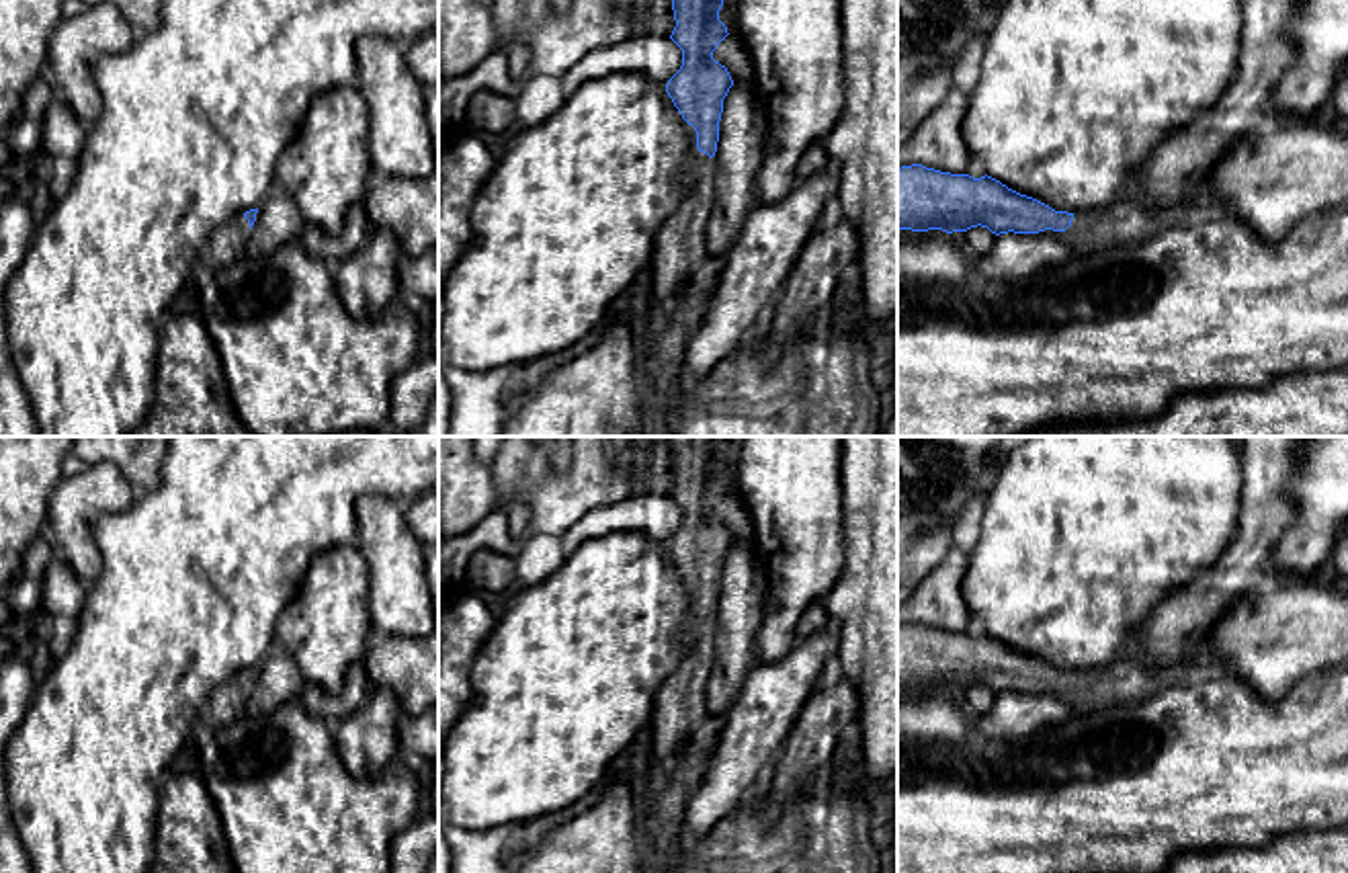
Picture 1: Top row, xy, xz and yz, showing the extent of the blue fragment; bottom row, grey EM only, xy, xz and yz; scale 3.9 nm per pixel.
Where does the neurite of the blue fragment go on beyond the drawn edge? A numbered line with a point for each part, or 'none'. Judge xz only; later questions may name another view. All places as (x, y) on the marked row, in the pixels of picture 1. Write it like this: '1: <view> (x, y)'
1: xz (681, 253)

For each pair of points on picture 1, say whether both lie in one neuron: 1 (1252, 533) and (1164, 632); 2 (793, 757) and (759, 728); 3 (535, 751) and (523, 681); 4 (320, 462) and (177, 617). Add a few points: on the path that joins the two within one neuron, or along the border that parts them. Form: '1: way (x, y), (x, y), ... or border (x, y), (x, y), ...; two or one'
1: way (1244, 560), (1191, 613); one
2: border (806, 703), (771, 765); two
3: way (535, 734), (535, 697); one
4: way (281, 501), (203, 578); one

